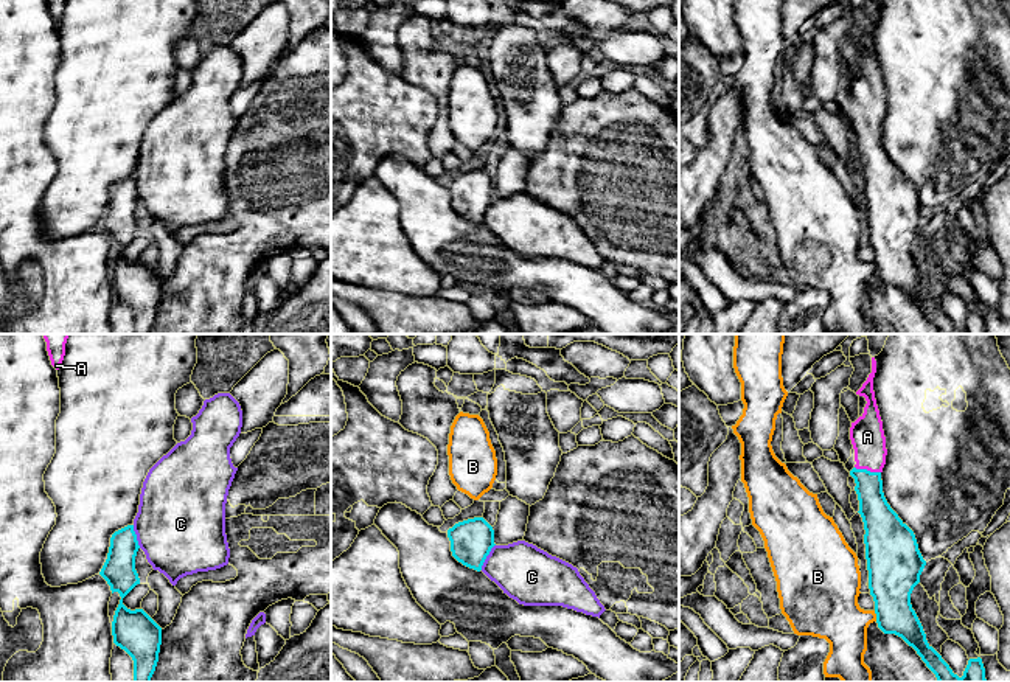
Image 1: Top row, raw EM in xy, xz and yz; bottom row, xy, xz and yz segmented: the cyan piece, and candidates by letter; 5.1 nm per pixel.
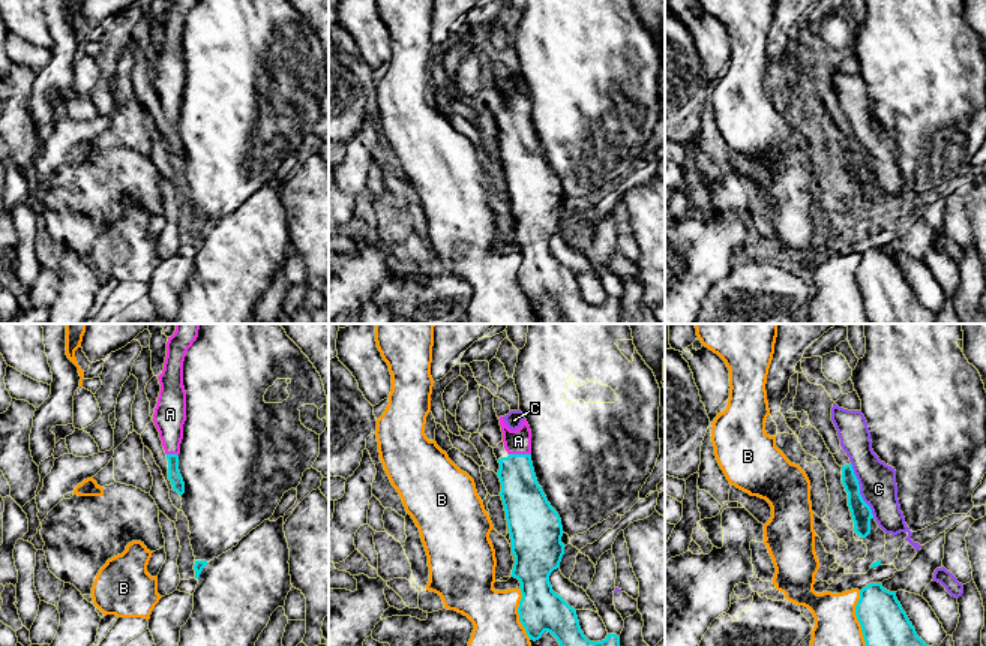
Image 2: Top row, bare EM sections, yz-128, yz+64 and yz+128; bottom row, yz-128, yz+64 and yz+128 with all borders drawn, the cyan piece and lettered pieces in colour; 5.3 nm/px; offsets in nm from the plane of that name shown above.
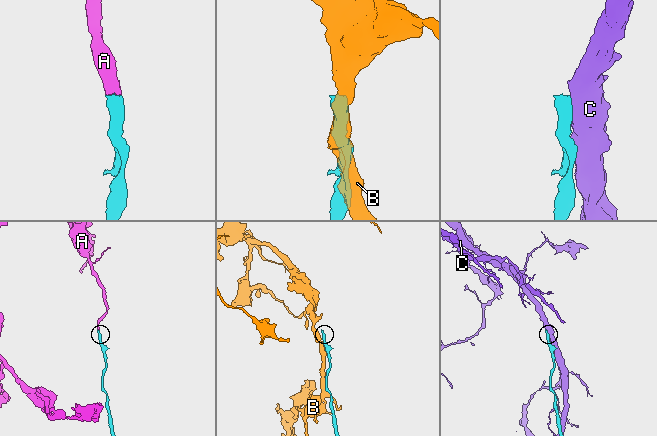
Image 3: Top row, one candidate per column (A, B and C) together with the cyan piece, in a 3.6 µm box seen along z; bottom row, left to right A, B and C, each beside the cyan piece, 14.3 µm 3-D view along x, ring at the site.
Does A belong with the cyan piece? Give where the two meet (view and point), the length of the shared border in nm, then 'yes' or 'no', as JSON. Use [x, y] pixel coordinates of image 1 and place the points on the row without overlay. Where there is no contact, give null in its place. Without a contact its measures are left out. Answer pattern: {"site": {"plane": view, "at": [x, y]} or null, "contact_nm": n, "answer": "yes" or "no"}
{"site": {"plane": "yz", "at": [866, 121]}, "contact_nm": 140, "answer": "yes"}

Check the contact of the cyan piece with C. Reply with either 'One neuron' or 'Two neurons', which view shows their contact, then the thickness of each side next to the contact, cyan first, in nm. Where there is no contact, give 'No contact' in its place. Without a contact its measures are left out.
Two neurons. Touches cyan in xz. Thickness 220 nm (cyan) against 300 nm

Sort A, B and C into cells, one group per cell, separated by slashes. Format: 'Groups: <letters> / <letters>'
Groups: A / B / C

